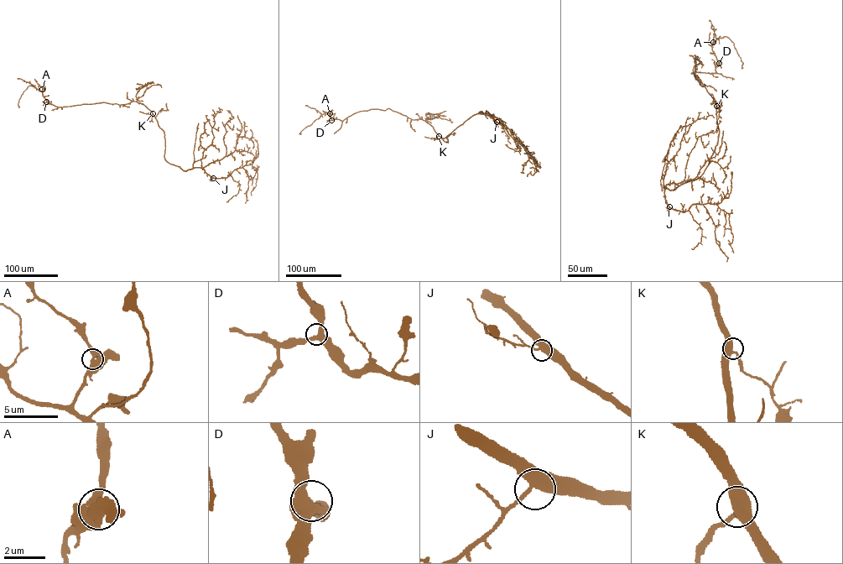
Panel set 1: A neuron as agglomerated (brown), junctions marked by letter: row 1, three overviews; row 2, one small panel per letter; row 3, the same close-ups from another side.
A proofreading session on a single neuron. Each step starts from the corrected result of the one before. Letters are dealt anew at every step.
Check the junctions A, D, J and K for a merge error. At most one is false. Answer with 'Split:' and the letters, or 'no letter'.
Split: no letter

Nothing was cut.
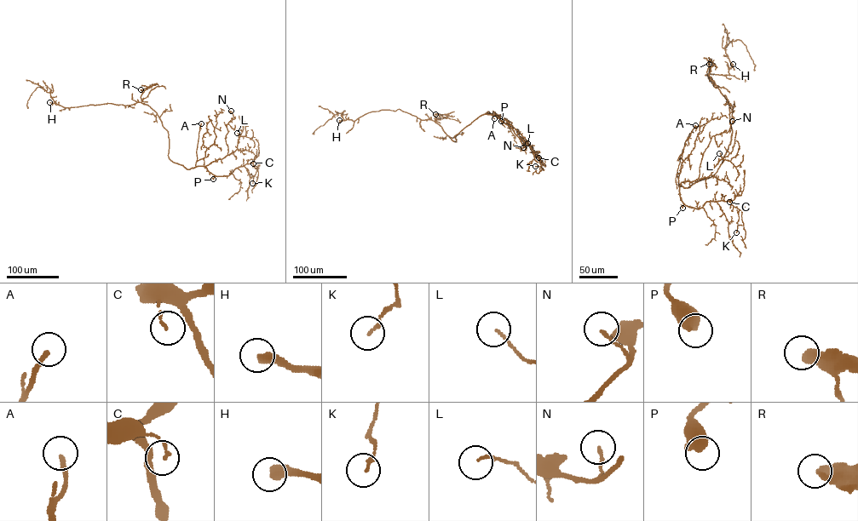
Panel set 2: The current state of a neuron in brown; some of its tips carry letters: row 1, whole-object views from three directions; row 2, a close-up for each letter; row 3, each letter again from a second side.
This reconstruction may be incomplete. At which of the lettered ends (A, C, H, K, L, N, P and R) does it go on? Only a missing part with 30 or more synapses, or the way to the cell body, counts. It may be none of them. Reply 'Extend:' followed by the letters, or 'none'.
Extend: A, H

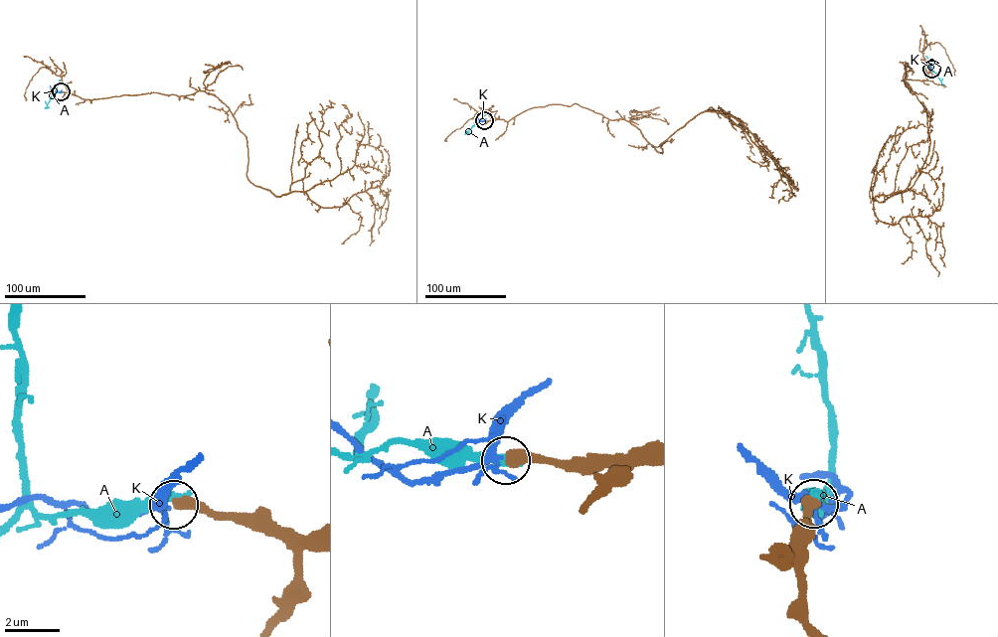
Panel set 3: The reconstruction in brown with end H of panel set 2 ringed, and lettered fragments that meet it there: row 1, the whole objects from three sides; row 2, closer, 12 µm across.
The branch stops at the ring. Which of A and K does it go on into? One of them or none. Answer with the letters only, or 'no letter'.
no letter

